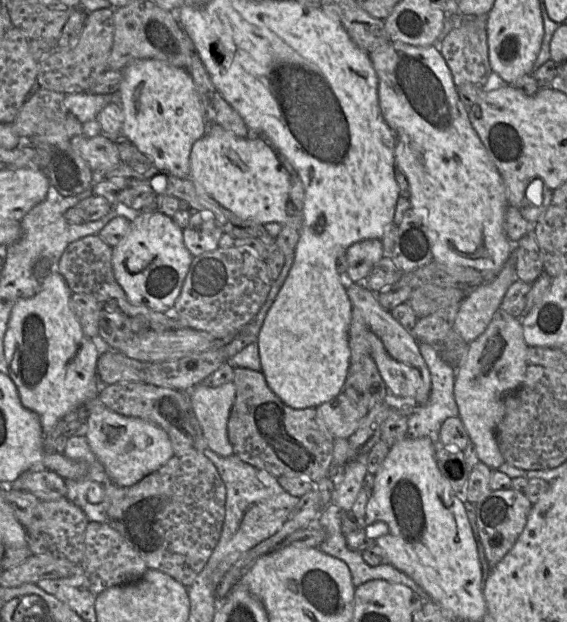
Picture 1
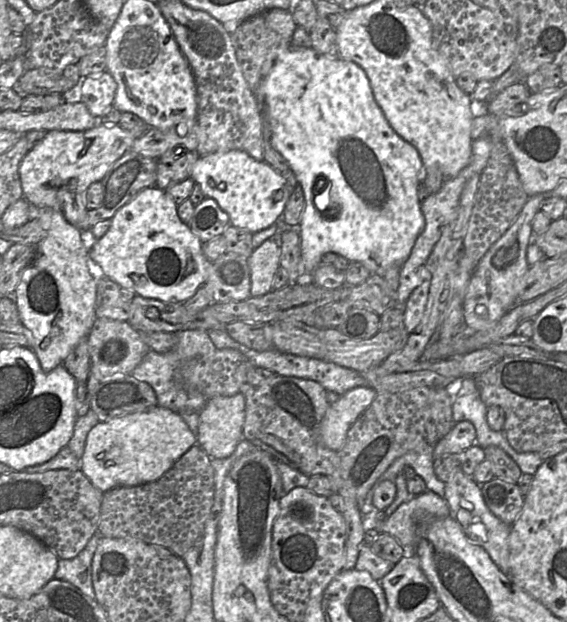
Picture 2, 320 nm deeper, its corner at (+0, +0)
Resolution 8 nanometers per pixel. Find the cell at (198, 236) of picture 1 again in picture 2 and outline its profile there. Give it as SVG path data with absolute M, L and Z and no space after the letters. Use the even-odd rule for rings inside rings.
M208 197L195 206L189 223L190 229L203 244L222 235L229 225L229 215L220 208L215 199Z

